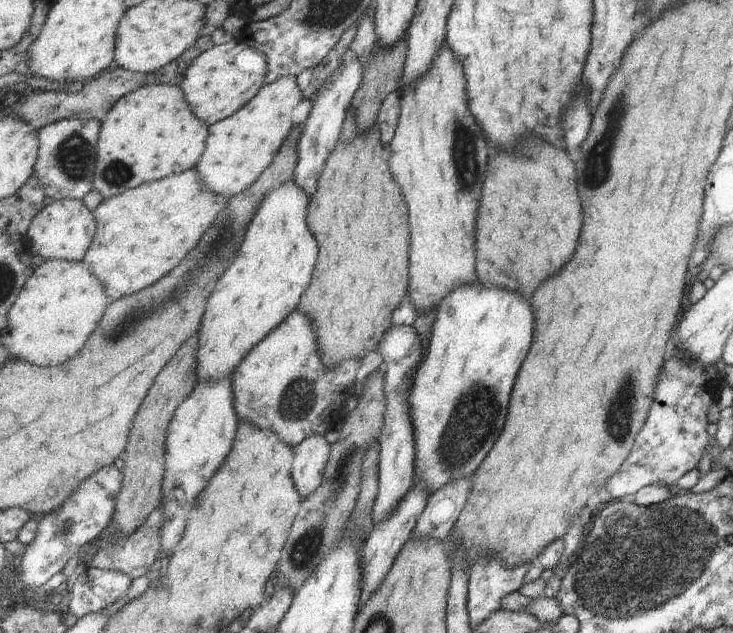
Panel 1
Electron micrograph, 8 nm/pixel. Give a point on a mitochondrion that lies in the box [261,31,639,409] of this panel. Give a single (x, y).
(597, 169)

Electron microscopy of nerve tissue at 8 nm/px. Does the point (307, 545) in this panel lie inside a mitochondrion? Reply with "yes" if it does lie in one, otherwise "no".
yes

